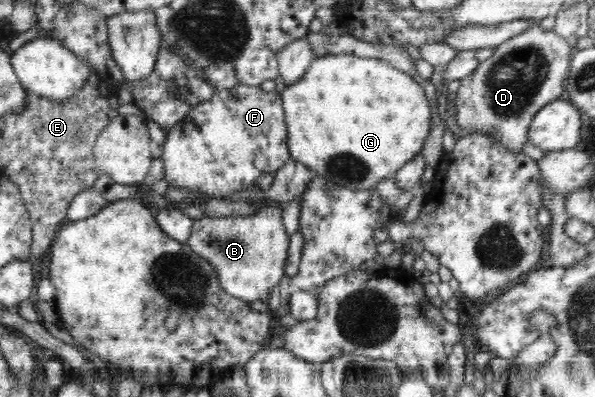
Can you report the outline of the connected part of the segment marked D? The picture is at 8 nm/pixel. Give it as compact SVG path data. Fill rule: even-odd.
M532 25L530 29L510 37L508 41L494 47L494 53L465 78L456 94L455 106L457 109L457 122L466 134L480 133L492 136L496 142L502 143L506 148L522 152L522 146L529 141L529 128L532 125L537 111L564 97L563 83L570 71L572 59L572 45L568 40L558 35L554 30L544 30L540 25Z

